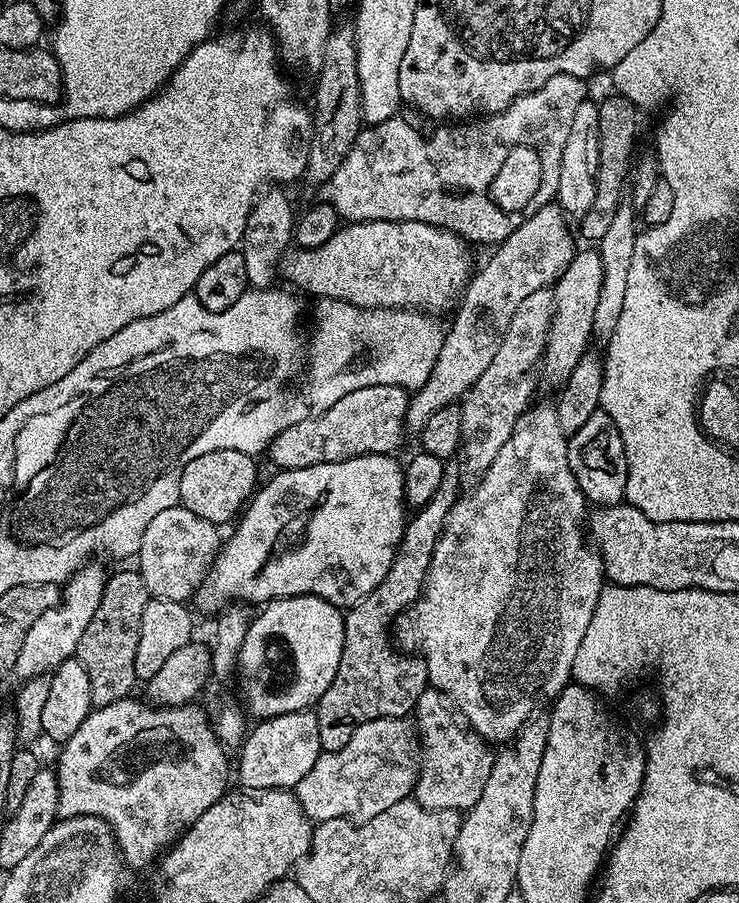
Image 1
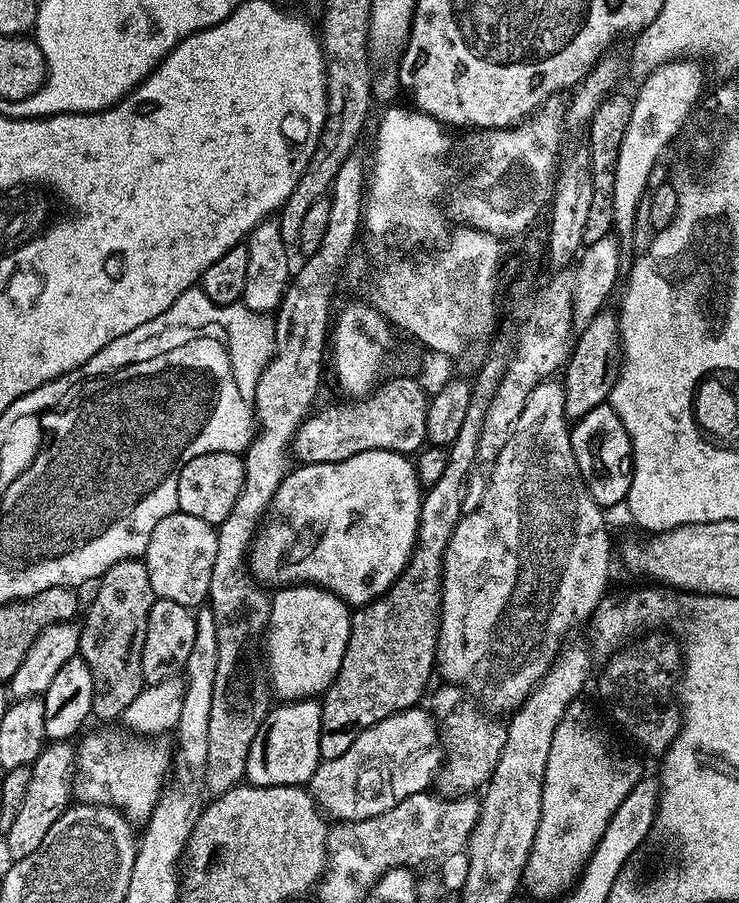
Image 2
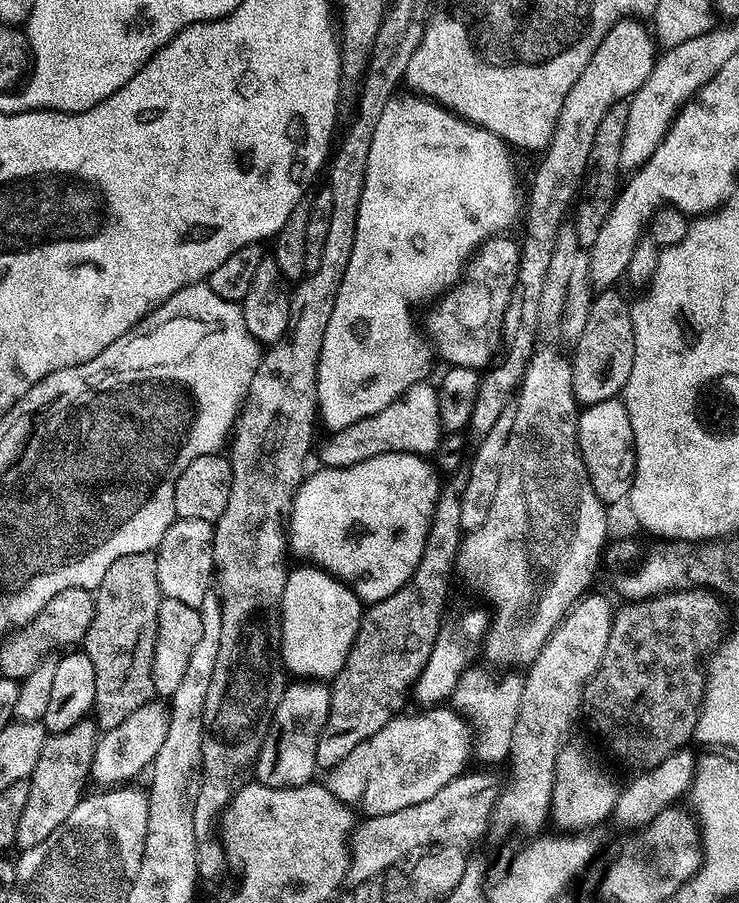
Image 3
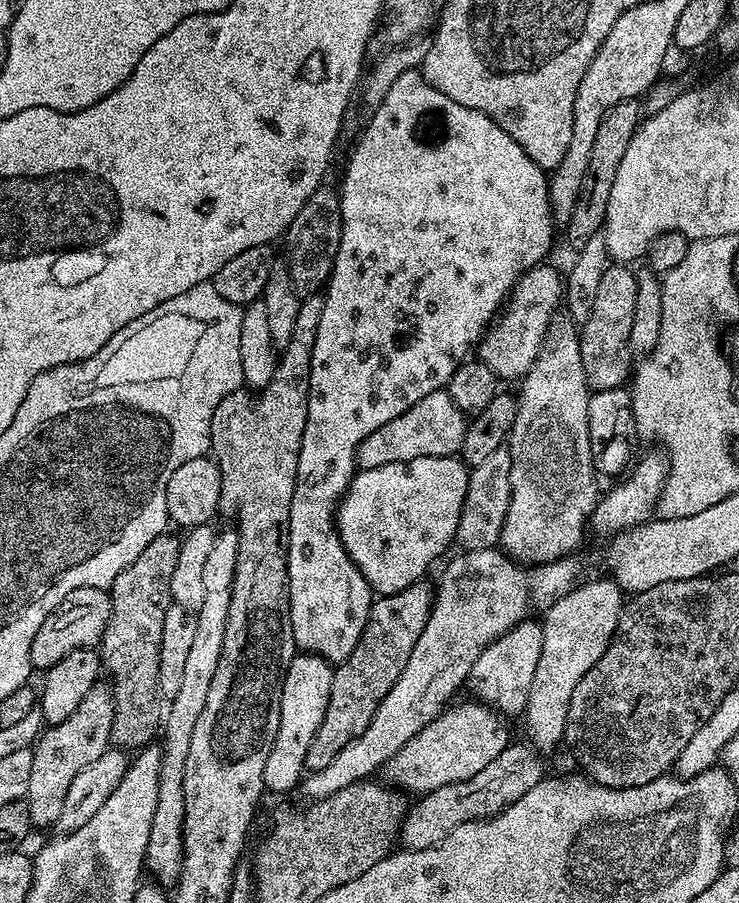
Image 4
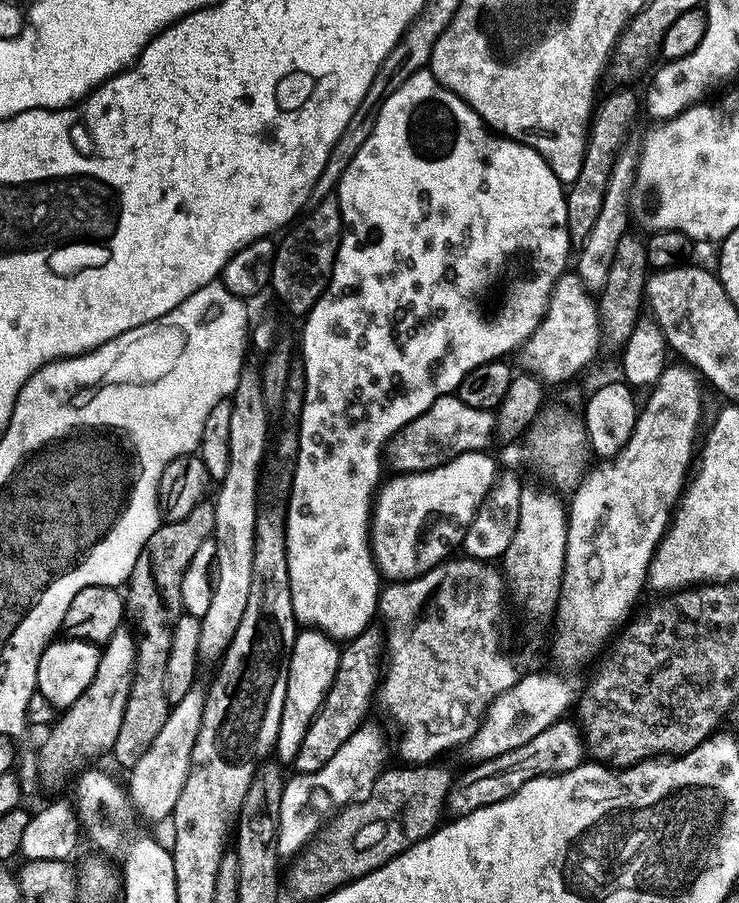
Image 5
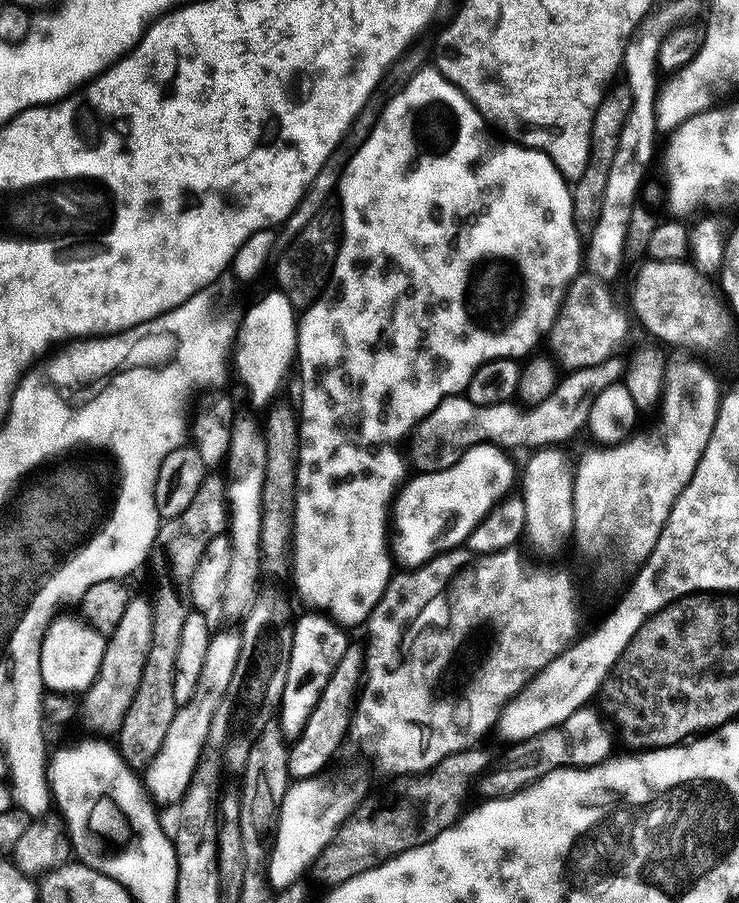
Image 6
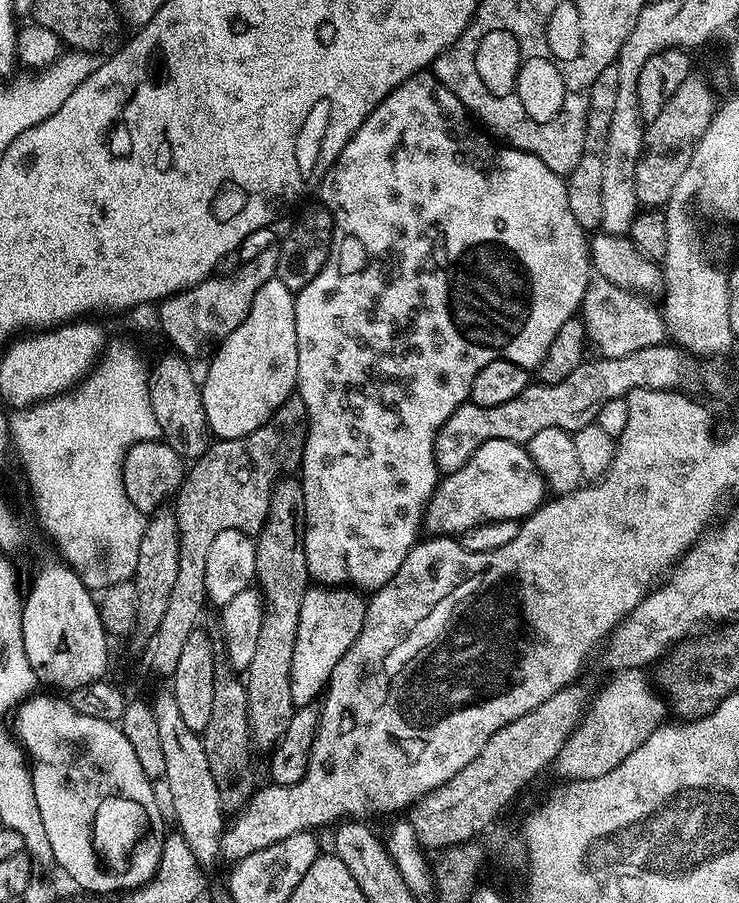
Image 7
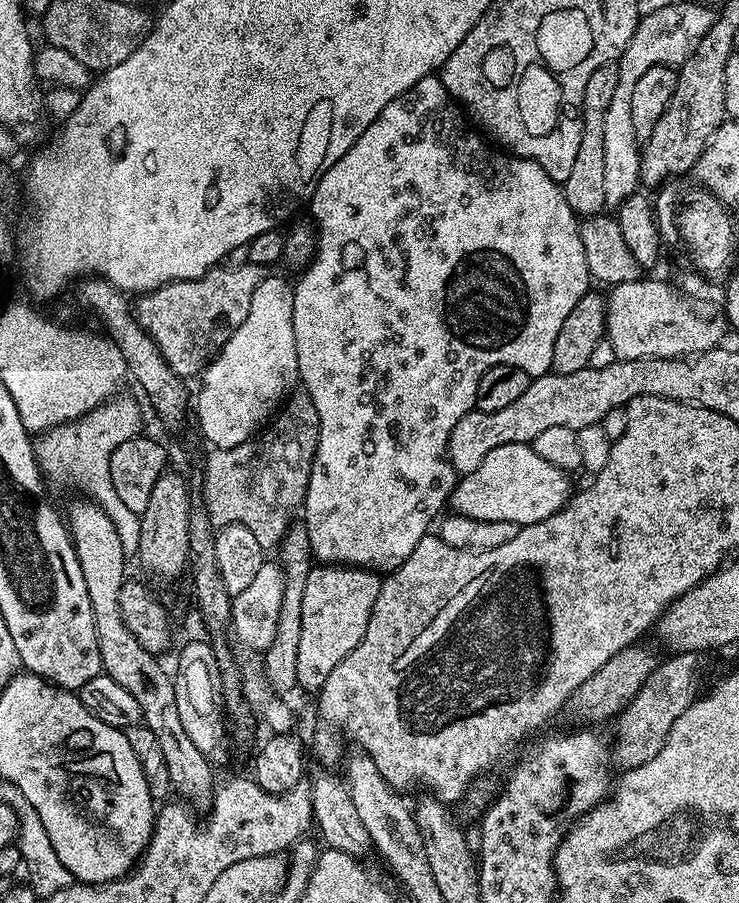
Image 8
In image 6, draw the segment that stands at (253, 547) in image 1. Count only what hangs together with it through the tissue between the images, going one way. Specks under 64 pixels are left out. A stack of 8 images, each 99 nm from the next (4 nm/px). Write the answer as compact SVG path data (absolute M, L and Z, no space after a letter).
M476 444L454 466L437 472L421 472L413 475L407 484L397 493L394 509L391 511L390 520L394 525L394 535L390 540L390 551L397 561L400 560L405 569L416 568L433 560L441 552L450 552L459 548L467 541L468 536L478 526L478 522L491 508L504 500L512 491L512 479L517 479L518 468L512 465L512 460L507 451L498 444Z

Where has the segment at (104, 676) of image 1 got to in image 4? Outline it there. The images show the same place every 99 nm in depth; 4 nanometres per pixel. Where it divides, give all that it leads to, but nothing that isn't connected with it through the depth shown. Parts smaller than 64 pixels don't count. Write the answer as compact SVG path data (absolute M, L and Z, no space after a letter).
M165 534L154 538L114 578L110 589L112 609L110 622L102 634L98 645L98 655L102 661L103 671L108 672L107 679L112 686L114 694L114 726L112 727L111 743L121 750L139 750L153 743L152 735L159 733L162 728L162 697L158 686L158 653L162 650L162 622L166 619L166 610L172 605L170 594L170 578L174 578L174 566L178 563L181 537Z

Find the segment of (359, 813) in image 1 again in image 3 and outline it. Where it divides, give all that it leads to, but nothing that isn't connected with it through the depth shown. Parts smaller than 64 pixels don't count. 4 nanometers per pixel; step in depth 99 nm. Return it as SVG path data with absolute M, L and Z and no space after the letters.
M432 706L420 712L418 716L393 717L378 734L354 746L342 762L327 769L326 787L343 804L351 804L370 817L426 802L446 782L464 775L468 759L474 756L474 732L468 721L451 706Z

